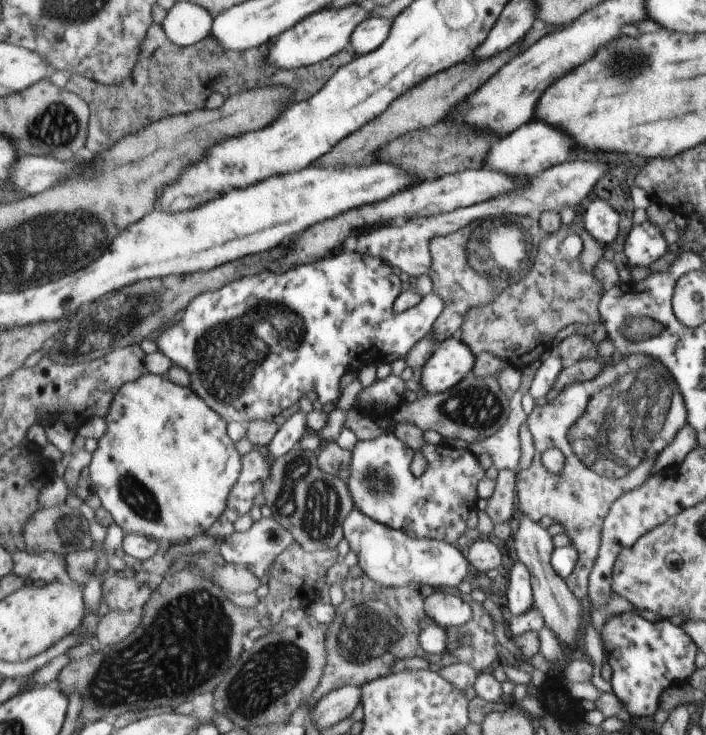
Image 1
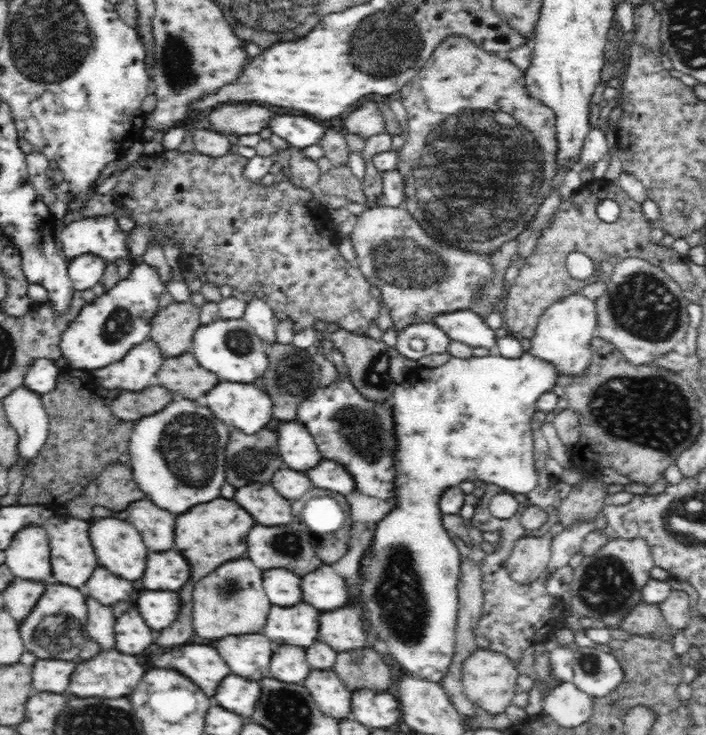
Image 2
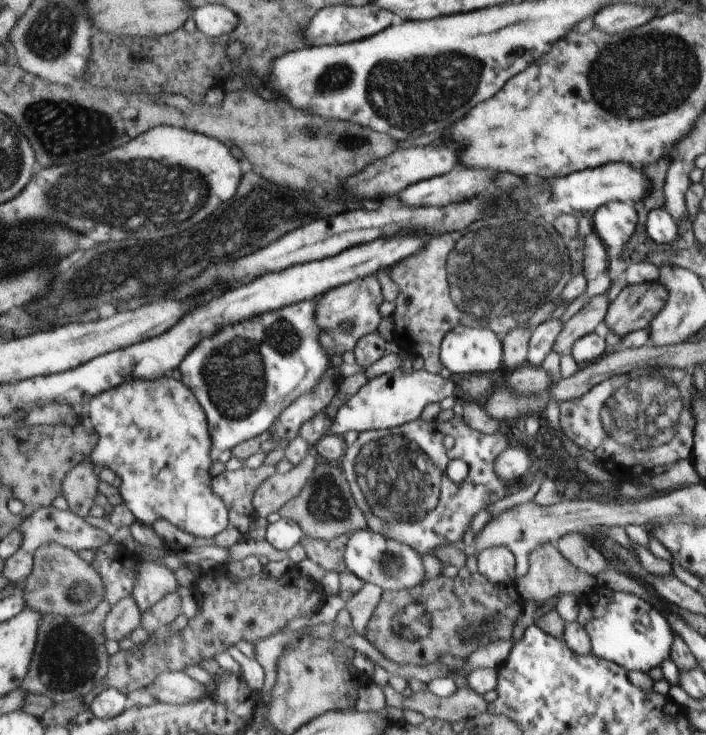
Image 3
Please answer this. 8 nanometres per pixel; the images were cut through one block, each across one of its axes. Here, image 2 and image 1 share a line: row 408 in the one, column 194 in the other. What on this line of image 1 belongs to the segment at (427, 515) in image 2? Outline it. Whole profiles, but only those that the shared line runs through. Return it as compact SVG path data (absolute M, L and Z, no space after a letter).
M148 373L140 380L130 381L125 384L116 395L113 406L110 407L106 418L109 431L98 442L98 448L93 453L91 465L86 472L93 486L93 492L103 500L103 506L113 515L115 523L124 529L127 536L130 532L148 532L162 544L162 549L166 550L178 541L184 542L184 540L192 540L192 538L208 534L229 507L229 498L233 494L234 487L237 486L238 481L241 479L244 467L243 455L238 452L236 441L229 433L229 422L221 413L214 410L191 386L176 384L167 375L156 373Z

